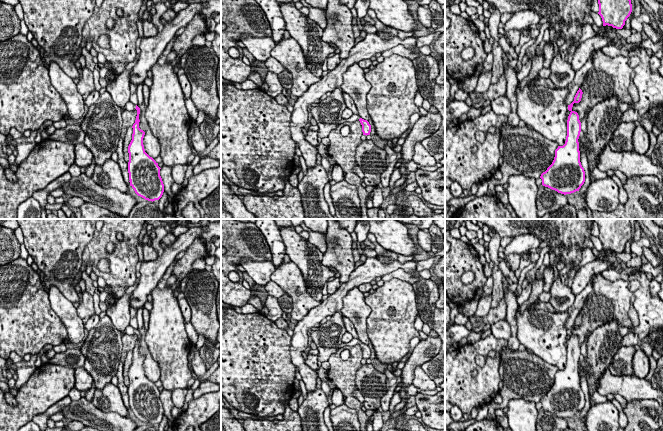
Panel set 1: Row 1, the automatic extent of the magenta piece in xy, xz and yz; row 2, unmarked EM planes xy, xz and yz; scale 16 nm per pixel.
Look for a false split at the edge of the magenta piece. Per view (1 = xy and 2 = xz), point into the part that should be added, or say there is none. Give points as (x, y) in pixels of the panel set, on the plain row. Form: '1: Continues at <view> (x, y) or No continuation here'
1: Continues at xy (129, 330)
2: Continues at xz (354, 341)

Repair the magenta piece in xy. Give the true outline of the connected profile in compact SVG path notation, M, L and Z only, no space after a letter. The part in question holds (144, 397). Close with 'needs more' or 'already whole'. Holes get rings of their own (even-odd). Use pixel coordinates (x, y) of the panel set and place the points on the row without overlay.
M130 325L125 328L128 335L137 335L133 348L132 364L128 370L128 397L130 410L135 417L148 425L159 424L164 416L164 408L160 400L158 387L150 381L144 373L143 362L145 356L139 352L140 332Z; needs more

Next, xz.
M353 338L349 343L342 343L338 349L344 347L344 346L354 346L356 344L359 344L361 349L362 349L362 356L363 359L370 359L371 356L371 349L369 348L369 346L367 344L362 343L359 339L355 339Z; needs more

